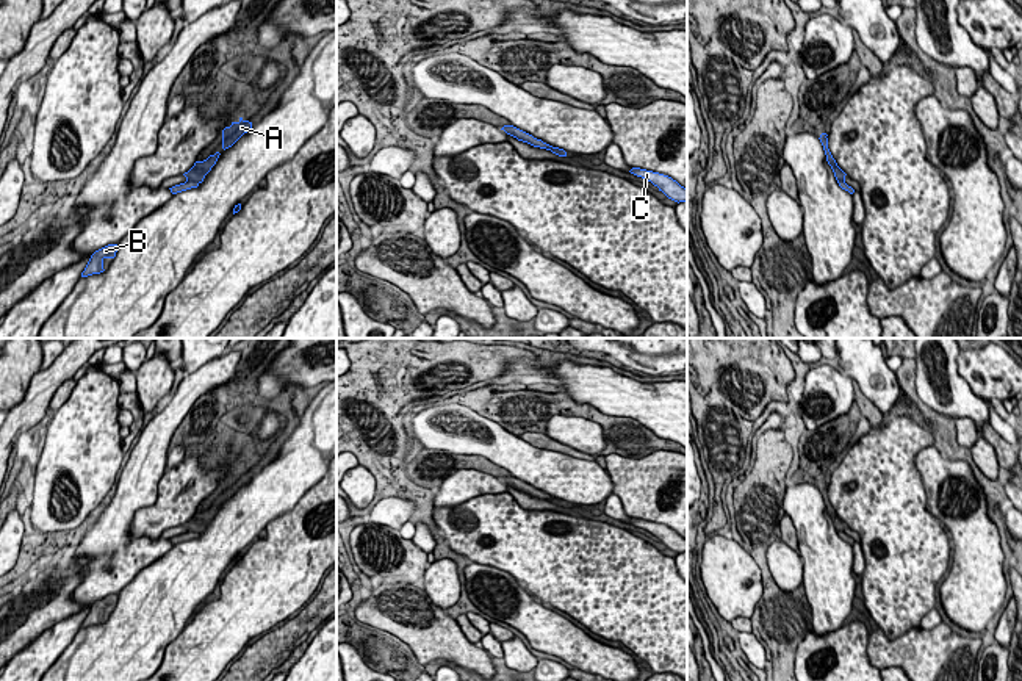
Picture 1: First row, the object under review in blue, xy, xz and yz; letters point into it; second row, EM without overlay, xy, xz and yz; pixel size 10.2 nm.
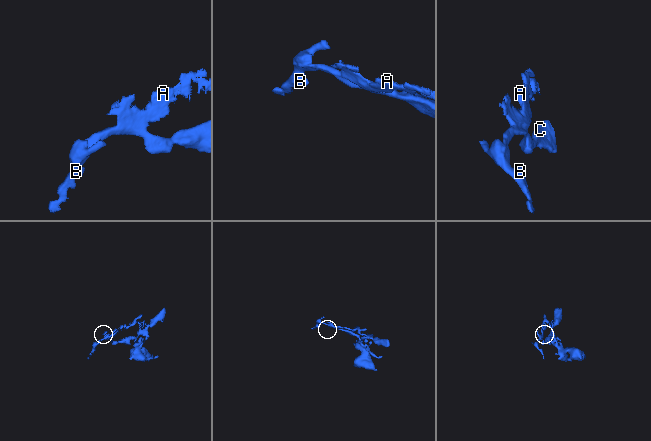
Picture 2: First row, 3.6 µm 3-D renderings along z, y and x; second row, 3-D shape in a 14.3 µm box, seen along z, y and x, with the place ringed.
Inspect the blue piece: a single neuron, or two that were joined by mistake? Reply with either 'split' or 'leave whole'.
leave whole

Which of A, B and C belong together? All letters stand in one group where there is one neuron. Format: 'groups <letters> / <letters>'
groups A B C

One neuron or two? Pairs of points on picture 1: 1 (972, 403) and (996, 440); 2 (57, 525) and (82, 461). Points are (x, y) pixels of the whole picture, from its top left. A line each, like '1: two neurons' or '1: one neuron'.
1: two neurons
2: one neuron

